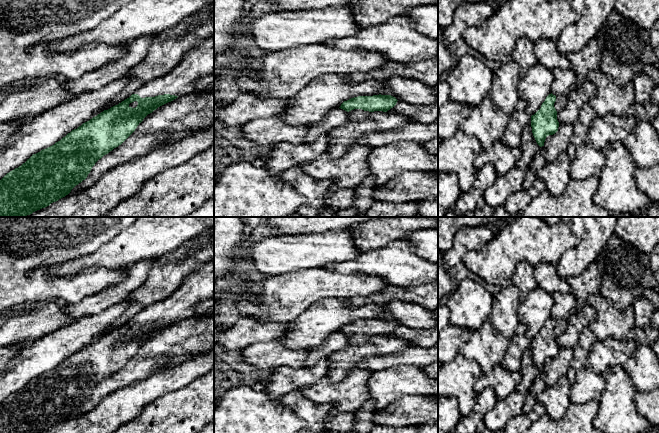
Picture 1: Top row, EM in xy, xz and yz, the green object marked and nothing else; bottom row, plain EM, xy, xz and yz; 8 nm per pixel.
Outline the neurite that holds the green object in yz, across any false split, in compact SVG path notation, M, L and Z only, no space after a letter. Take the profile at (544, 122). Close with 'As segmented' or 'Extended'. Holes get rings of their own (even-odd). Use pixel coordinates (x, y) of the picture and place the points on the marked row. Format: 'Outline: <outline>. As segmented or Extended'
Outline: M549 94L541 108L531 116L531 127L537 144L542 147L547 136L558 131L557 113L567 104L568 98L561 95Z. Extended

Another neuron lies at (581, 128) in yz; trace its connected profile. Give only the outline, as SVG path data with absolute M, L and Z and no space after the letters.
M585 103L581 108L581 113L577 122L573 125L573 134L567 152L573 160L576 155L576 148L587 141L589 129L596 116L595 111L589 103Z

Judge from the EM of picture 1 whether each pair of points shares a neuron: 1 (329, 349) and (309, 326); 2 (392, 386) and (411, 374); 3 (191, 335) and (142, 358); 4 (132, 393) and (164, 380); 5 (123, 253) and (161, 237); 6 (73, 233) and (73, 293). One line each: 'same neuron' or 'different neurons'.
1: different neurons
2: same neuron
3: same neuron
4: same neuron
5: same neuron
6: same neuron

